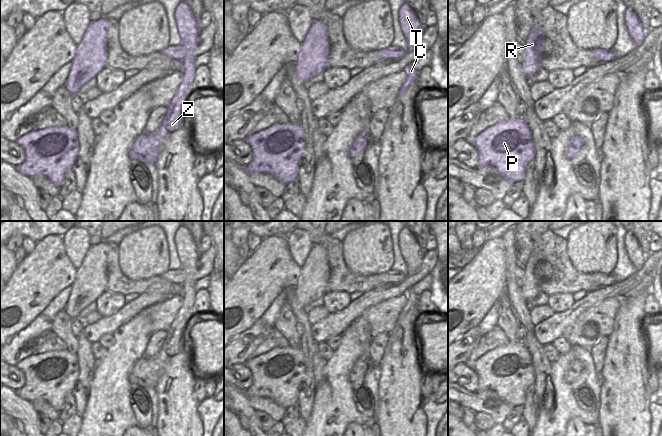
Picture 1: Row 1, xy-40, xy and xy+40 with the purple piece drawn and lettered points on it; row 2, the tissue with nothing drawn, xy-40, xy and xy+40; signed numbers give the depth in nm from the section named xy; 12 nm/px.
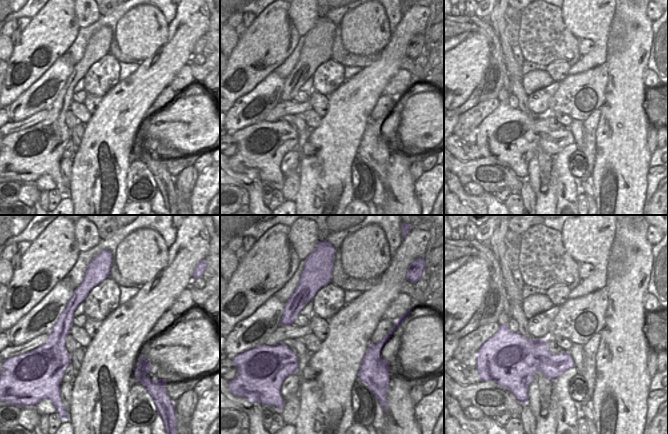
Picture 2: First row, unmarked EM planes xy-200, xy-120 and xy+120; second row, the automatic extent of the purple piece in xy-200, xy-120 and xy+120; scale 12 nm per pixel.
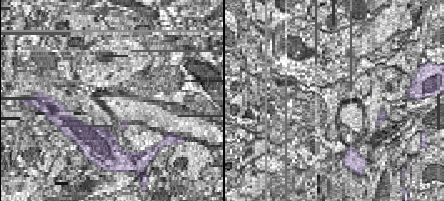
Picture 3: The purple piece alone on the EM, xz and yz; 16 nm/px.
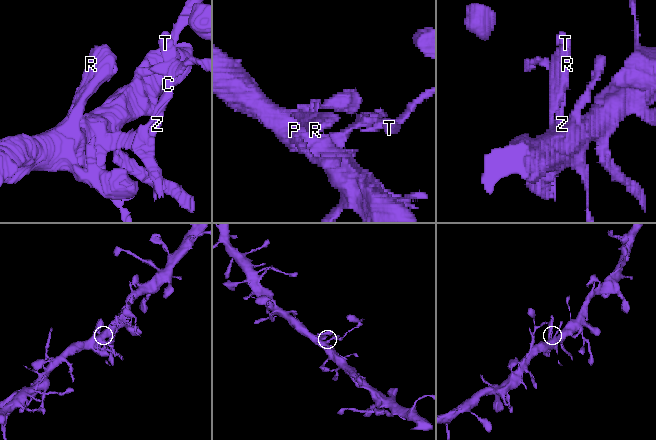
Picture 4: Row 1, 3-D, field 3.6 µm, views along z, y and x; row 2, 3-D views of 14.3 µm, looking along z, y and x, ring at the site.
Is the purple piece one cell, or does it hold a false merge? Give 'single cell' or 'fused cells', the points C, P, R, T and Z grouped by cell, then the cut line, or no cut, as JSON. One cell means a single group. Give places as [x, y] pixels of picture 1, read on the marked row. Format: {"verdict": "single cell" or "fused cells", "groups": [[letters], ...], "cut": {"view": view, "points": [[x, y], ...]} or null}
{"verdict": "single cell", "groups": [["C", "P", "R", "T", "Z"]], "cut": null}

